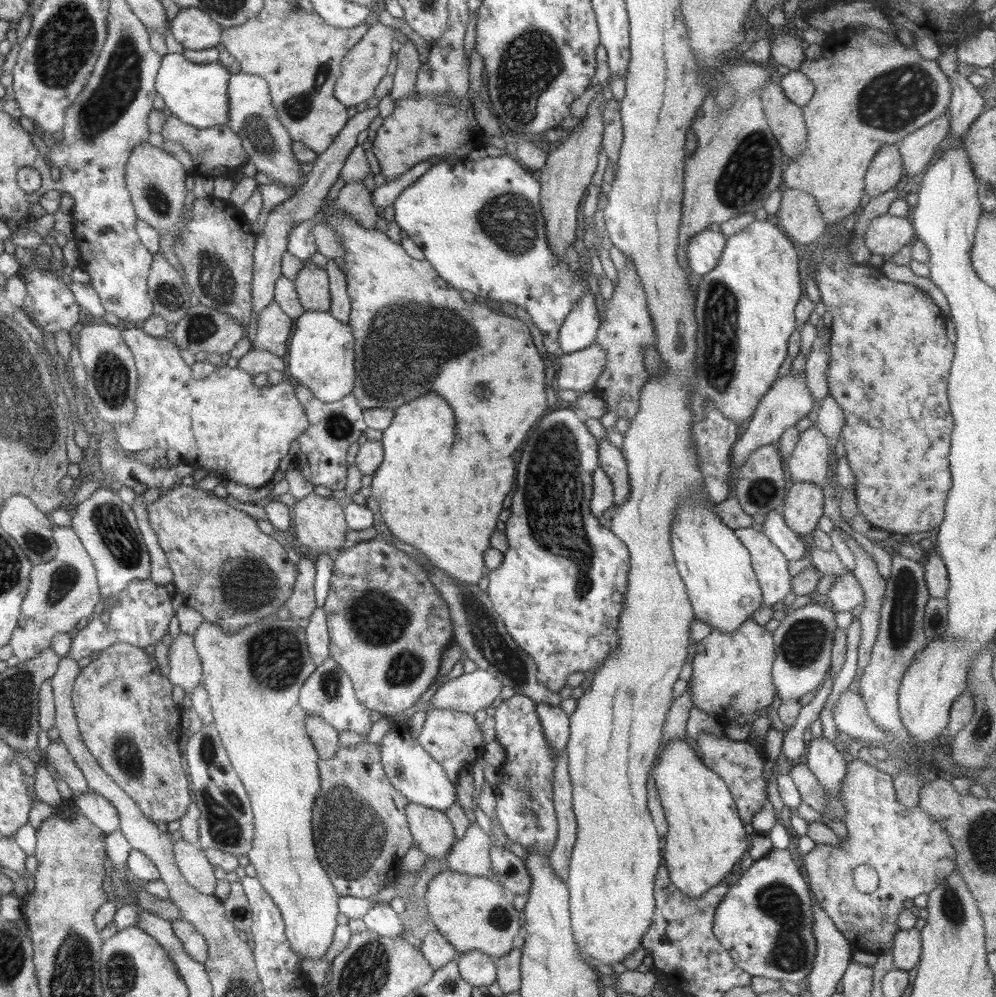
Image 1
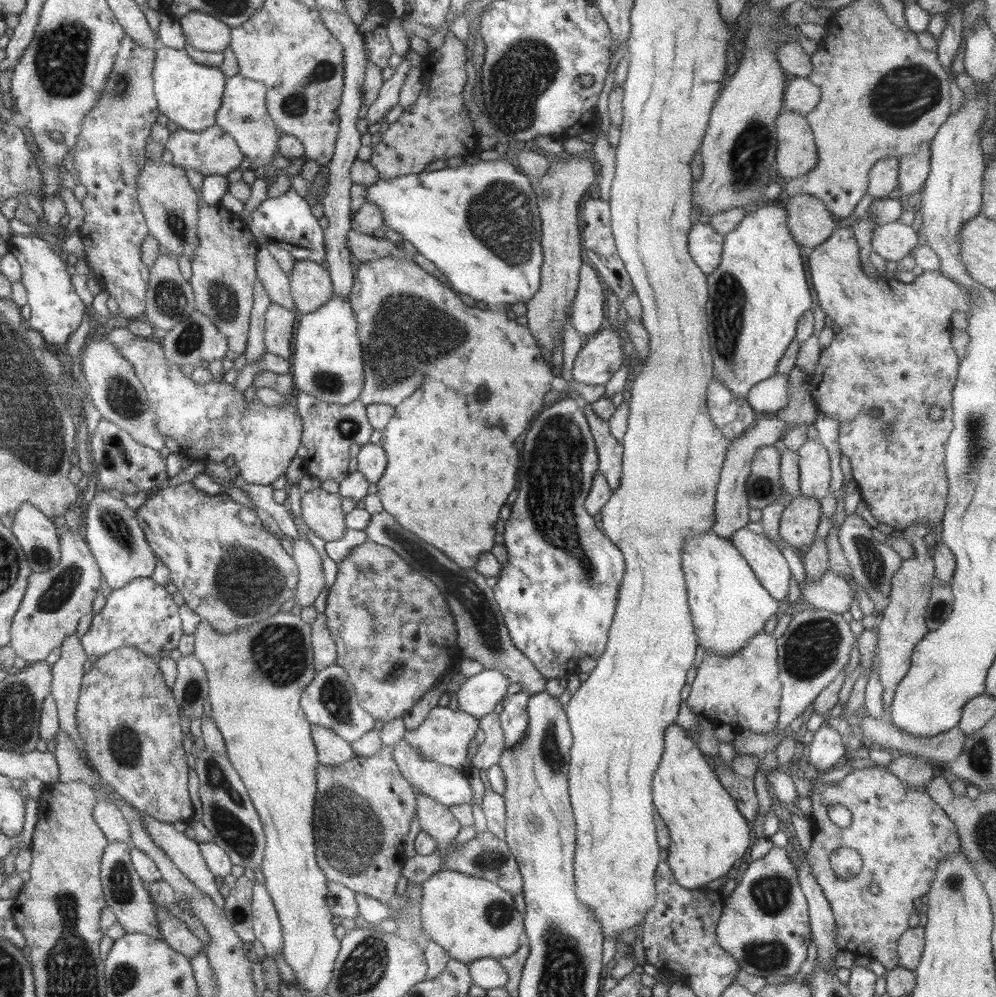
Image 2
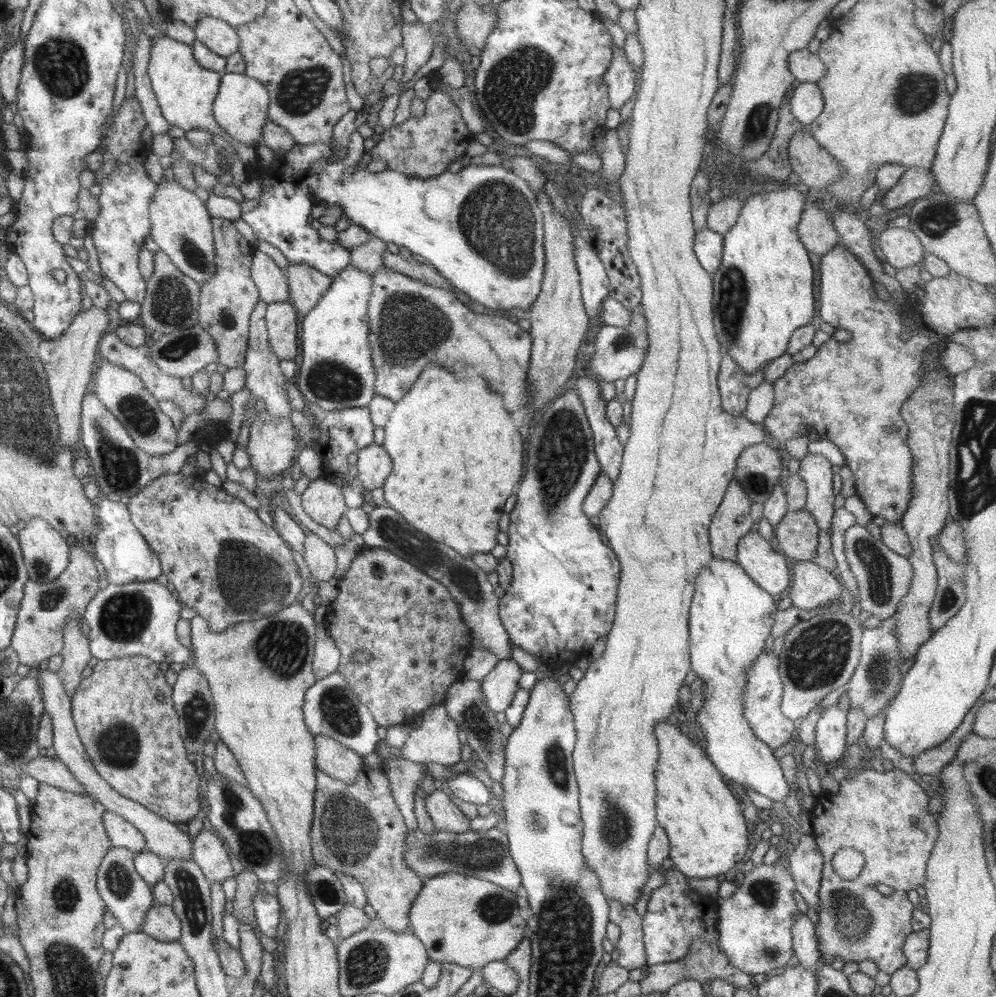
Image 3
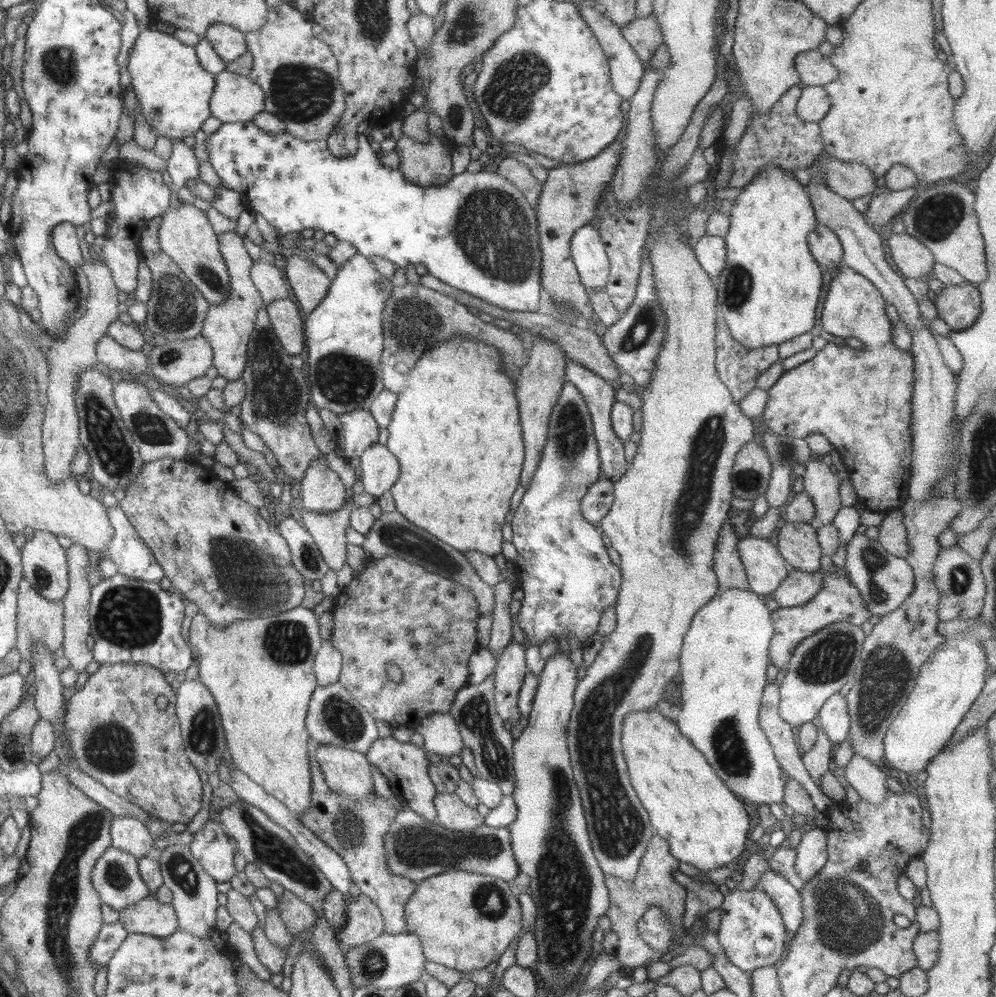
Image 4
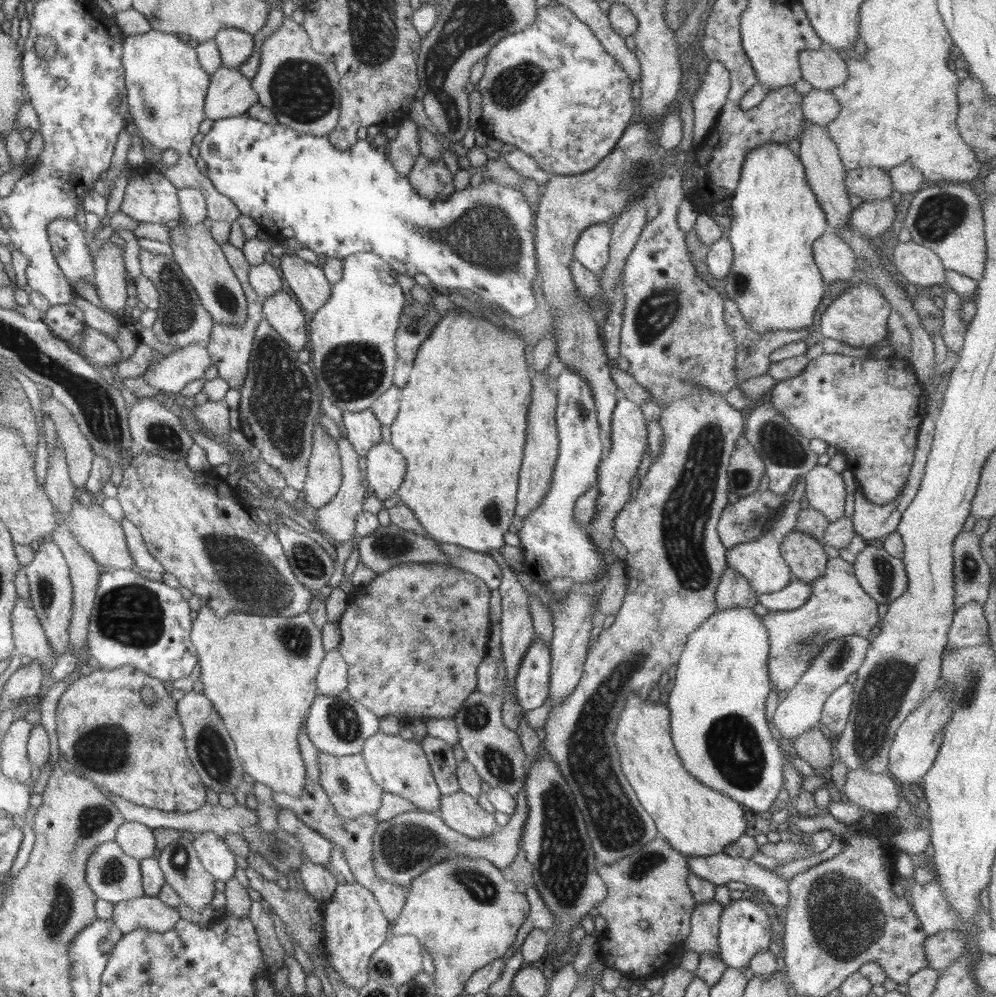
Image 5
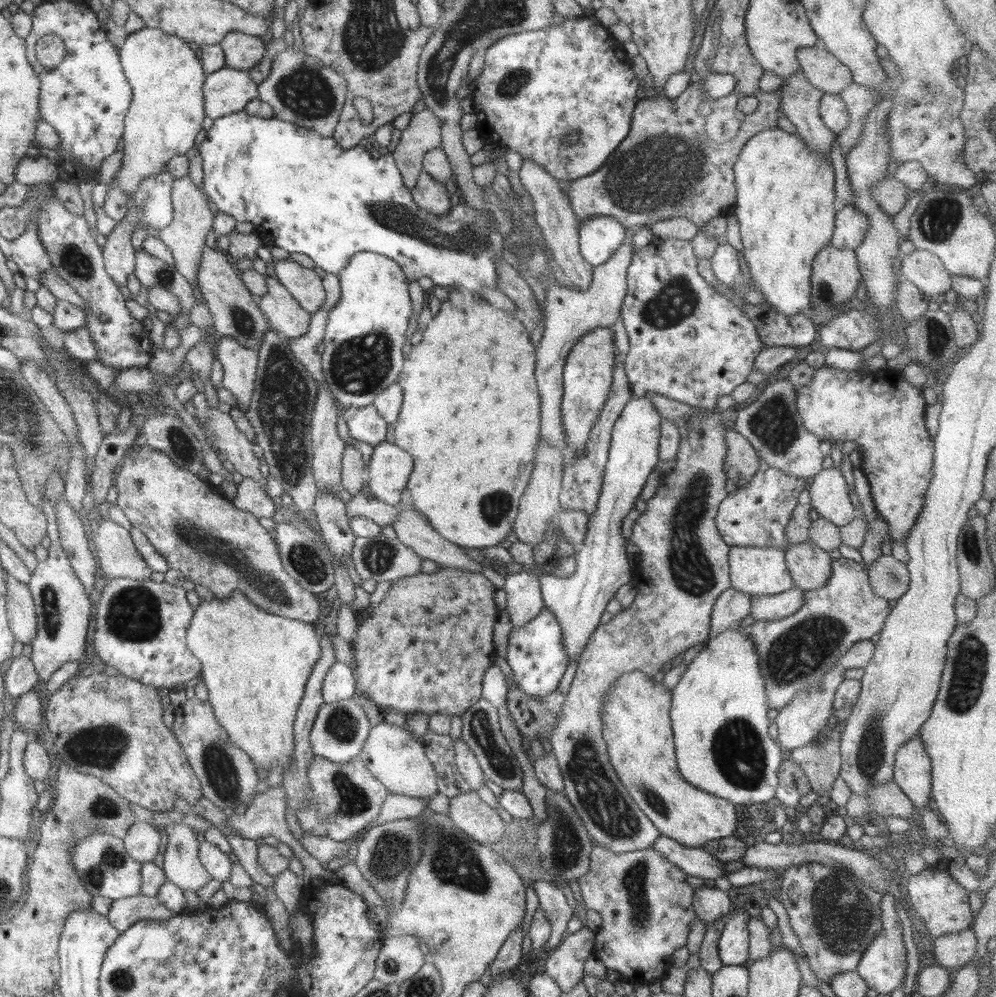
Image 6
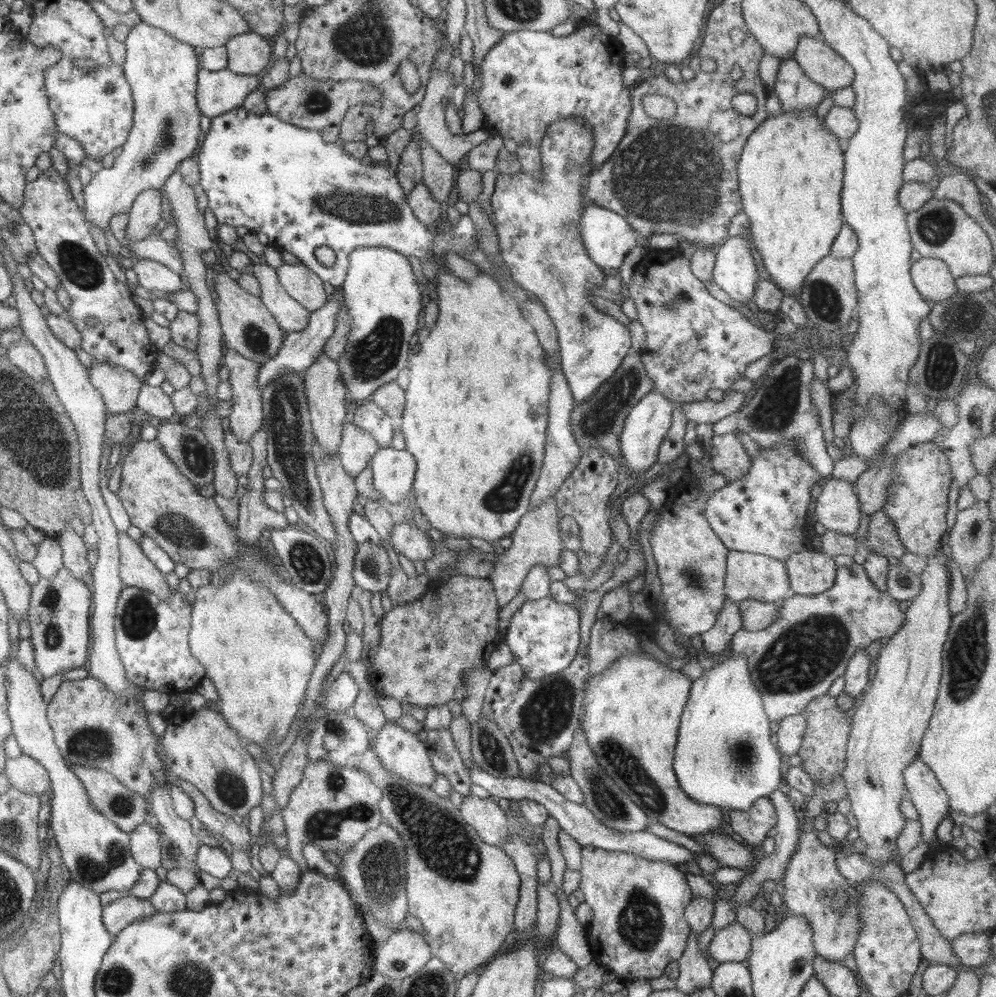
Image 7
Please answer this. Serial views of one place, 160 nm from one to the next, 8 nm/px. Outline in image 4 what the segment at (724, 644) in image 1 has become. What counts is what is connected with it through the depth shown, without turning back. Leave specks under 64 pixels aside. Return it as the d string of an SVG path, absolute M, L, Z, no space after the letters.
M776 679L773 683L766 680L766 685L764 685L764 691L762 691L762 699L760 700L761 707L760 713L758 714L758 722L760 728L762 728L766 737L772 745L772 750L774 751L777 761L780 763L780 768L788 774L789 778L795 778L800 785L806 790L809 798L812 800L813 806L818 811L824 813L828 812L834 805L833 802L828 799L822 792L819 786L814 784L815 780L811 778L809 772L806 770L802 760L802 752L799 750L799 744L792 732L792 726L788 725L786 721L780 717L779 704L780 704L780 686L776 684Z

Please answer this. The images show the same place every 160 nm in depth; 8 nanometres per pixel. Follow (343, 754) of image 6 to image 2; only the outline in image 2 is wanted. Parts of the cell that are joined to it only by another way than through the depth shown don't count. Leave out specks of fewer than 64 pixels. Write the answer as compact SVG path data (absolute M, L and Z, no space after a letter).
M336 664L315 672L314 680L302 692L300 704L310 725L328 728L349 743L360 740L376 724L375 719L361 708L346 670Z

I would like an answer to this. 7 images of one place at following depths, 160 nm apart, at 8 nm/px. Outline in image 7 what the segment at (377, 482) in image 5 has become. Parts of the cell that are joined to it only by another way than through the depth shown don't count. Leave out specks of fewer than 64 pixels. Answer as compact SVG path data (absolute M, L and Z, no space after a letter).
M379 448L369 467L374 488L382 494L386 505L398 505L413 490L417 462L406 449Z

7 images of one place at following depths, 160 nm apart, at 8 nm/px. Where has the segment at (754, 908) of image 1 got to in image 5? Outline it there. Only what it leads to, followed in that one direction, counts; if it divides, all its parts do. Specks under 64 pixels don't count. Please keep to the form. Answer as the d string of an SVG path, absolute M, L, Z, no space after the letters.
M760 899L732 900L723 907L719 920L719 956L721 961L730 968L740 969L748 966L752 955L768 949L772 941L772 928L770 925L775 919L770 908Z

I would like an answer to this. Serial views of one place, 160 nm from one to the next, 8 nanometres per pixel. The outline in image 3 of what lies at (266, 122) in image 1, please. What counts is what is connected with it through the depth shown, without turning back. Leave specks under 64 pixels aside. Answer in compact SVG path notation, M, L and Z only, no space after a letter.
M223 72L221 83L213 102L216 122L238 142L249 146L258 144L262 138L262 127L268 121L269 94L266 87L245 73Z

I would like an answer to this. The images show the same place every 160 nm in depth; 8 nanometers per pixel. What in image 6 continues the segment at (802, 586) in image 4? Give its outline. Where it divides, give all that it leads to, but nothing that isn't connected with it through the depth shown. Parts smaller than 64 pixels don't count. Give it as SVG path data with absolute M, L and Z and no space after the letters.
M794 586L774 595L752 595L751 616L757 621L782 620L792 616L802 606L803 594L804 590Z

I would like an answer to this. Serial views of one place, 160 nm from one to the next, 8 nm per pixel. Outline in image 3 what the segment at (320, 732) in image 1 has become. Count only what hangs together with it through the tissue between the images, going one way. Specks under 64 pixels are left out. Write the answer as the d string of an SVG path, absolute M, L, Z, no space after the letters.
M324 735L315 736L315 761L318 769L342 783L356 783L364 765L363 756Z

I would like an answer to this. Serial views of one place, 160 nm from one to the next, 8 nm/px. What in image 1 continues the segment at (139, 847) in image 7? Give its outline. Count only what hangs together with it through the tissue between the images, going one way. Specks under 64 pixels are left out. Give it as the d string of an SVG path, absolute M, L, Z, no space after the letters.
M90 790L72 796L76 808L104 833L119 830L120 821L117 808L107 799Z

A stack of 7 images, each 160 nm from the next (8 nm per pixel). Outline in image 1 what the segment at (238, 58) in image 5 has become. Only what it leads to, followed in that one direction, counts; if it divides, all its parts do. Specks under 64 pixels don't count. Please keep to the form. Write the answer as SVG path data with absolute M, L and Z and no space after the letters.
M180 8L170 24L174 38L184 49L204 50L221 43L221 26L199 8Z

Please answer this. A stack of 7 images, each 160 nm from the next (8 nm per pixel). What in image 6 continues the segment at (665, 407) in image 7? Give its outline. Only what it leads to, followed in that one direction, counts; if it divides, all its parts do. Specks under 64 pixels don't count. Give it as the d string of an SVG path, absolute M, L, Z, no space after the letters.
M632 397L625 404L611 432L609 457L595 513L589 518L587 535L584 537L582 548L573 556L577 562L576 570L568 578L554 576L548 570L546 575L539 577L543 603L554 613L555 619L562 627L562 640L568 664L582 656L582 652L584 652L584 648L586 648L593 632L607 617L605 612L606 604L608 604L610 599L614 598L620 586L630 581L635 581L631 564L626 554L625 544L627 540L622 535L621 526L622 520L635 507L635 502L642 492L642 487L646 484L649 474L659 462L658 448L659 436L662 433L661 419L649 398Z

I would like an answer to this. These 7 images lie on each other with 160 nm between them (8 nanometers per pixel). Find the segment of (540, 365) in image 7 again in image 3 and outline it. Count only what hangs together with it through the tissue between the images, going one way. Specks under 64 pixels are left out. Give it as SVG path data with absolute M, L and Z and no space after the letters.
M430 366L422 370L410 392L395 402L389 421L384 426L382 447L390 455L392 470L381 486L387 505L402 514L416 530L434 538L471 558L478 553L490 553L497 544L498 518L504 502L512 496L514 486L522 478L522 436L506 412L502 398L492 390L466 390L480 382L458 380L452 372Z

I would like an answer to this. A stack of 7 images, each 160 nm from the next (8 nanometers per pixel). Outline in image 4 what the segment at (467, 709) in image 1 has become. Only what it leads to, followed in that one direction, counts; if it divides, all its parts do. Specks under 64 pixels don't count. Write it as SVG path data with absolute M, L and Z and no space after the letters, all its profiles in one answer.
M512 638L499 657L494 672L496 710L500 719L509 722L512 728L520 720L518 696L524 678L529 672L526 668L526 652L526 647Z

